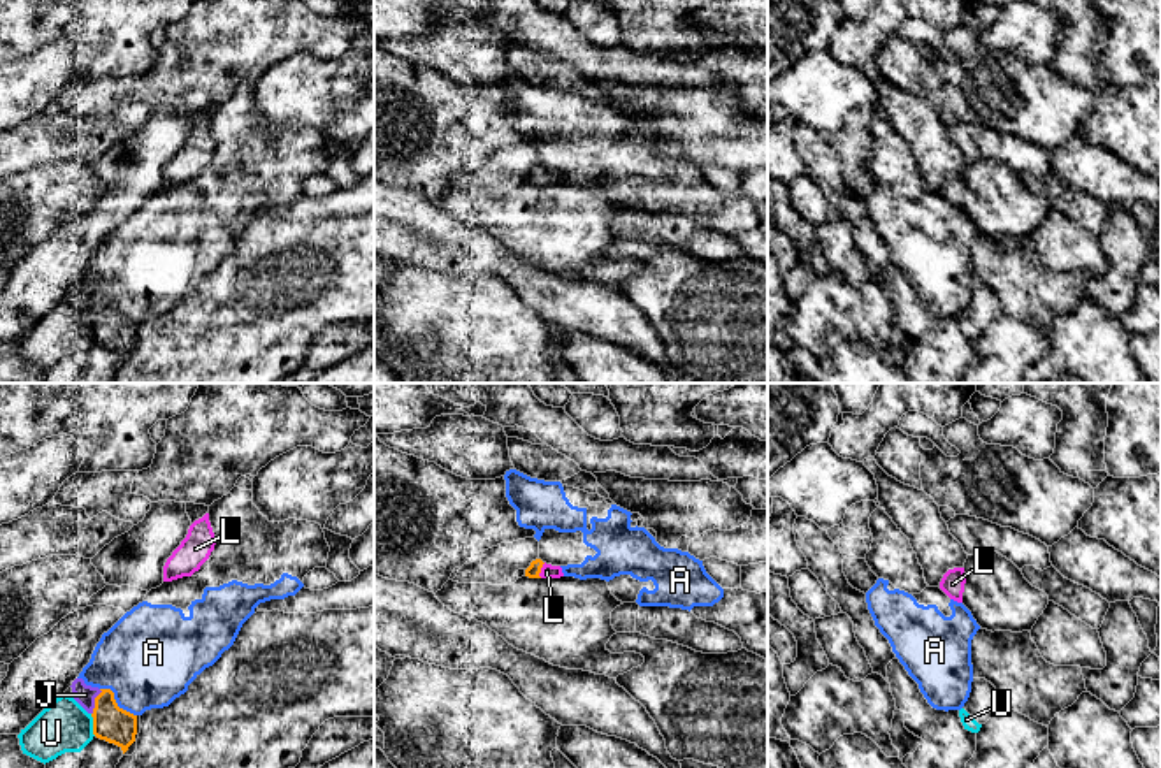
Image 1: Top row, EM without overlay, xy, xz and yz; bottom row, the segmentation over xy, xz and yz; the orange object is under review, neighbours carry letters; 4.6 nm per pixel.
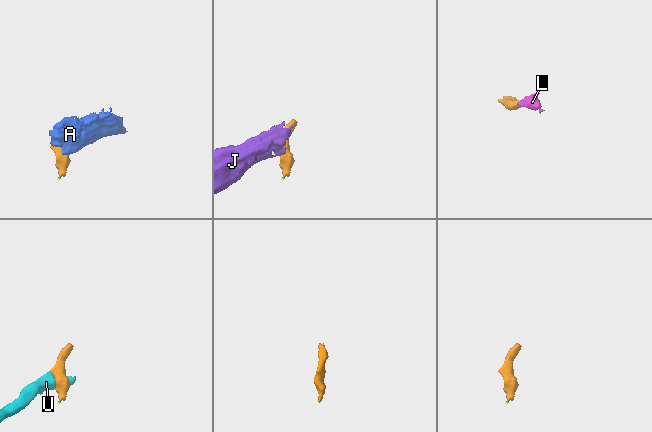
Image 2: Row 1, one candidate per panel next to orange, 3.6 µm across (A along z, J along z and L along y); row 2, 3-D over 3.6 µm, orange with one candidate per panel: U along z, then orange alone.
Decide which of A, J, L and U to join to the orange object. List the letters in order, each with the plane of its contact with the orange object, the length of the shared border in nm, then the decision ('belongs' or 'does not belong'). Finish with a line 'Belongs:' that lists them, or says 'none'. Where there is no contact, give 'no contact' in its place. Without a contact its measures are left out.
A: meets orange in xy; contact 220 nm long; does not belong
J: meets orange in xy; contact 130 nm long; does not belong
L: meets orange in xz; contact 80 nm long; belongs
U: meets orange in xy; contact 110 nm long; does not belong
Belongs: L

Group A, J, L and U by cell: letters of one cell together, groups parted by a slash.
A J / L / U

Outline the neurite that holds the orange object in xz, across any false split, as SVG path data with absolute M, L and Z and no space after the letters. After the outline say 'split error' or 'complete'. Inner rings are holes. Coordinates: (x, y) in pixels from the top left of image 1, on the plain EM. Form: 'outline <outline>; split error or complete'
outline M536 165L525 176L525 183L529 183L529 185L560 185L560 183L564 183L564 179L562 179L560 172L552 172L552 170L543 169L541 165Z; split error

